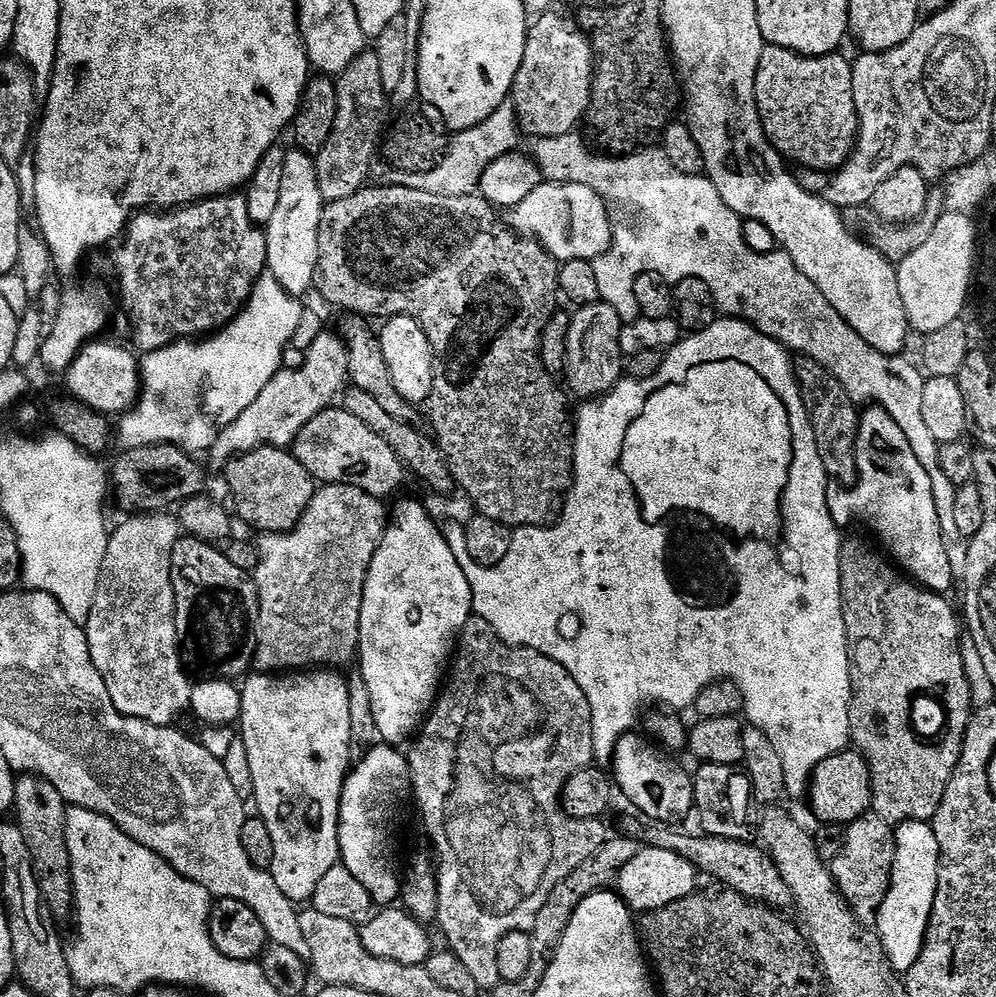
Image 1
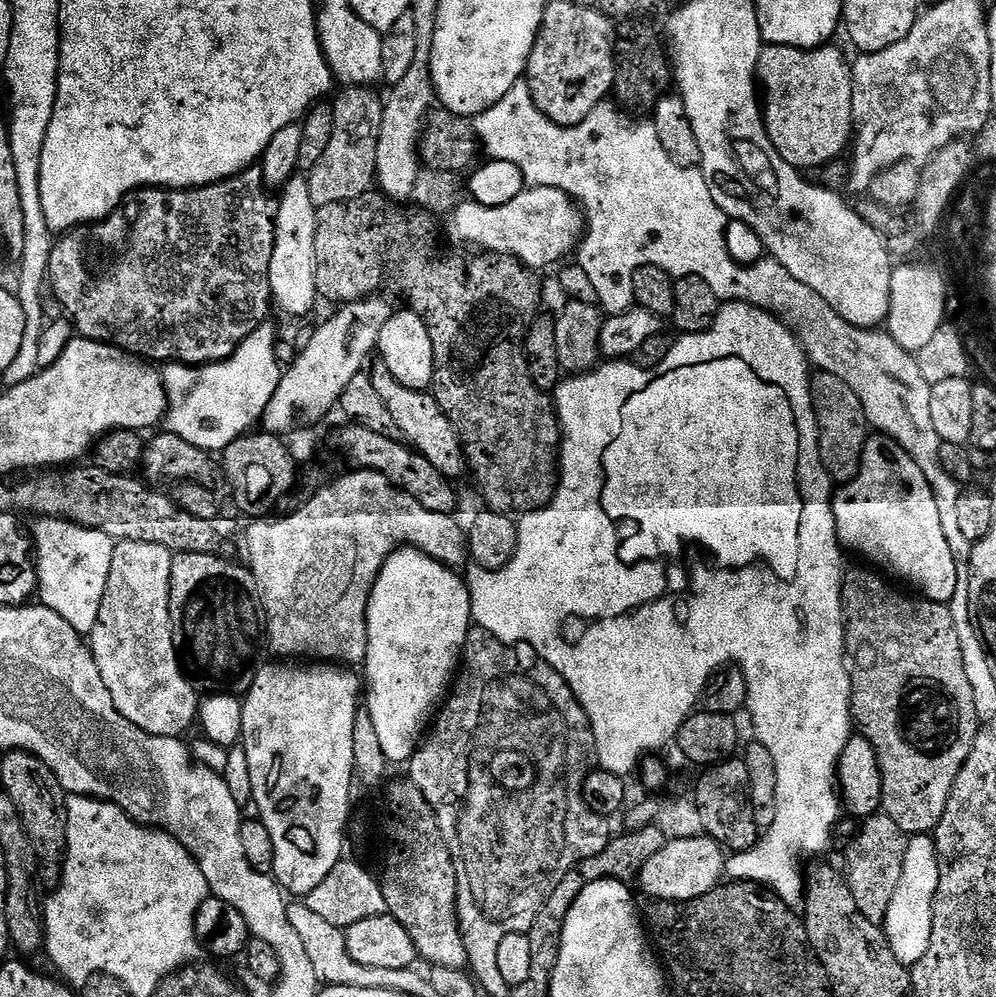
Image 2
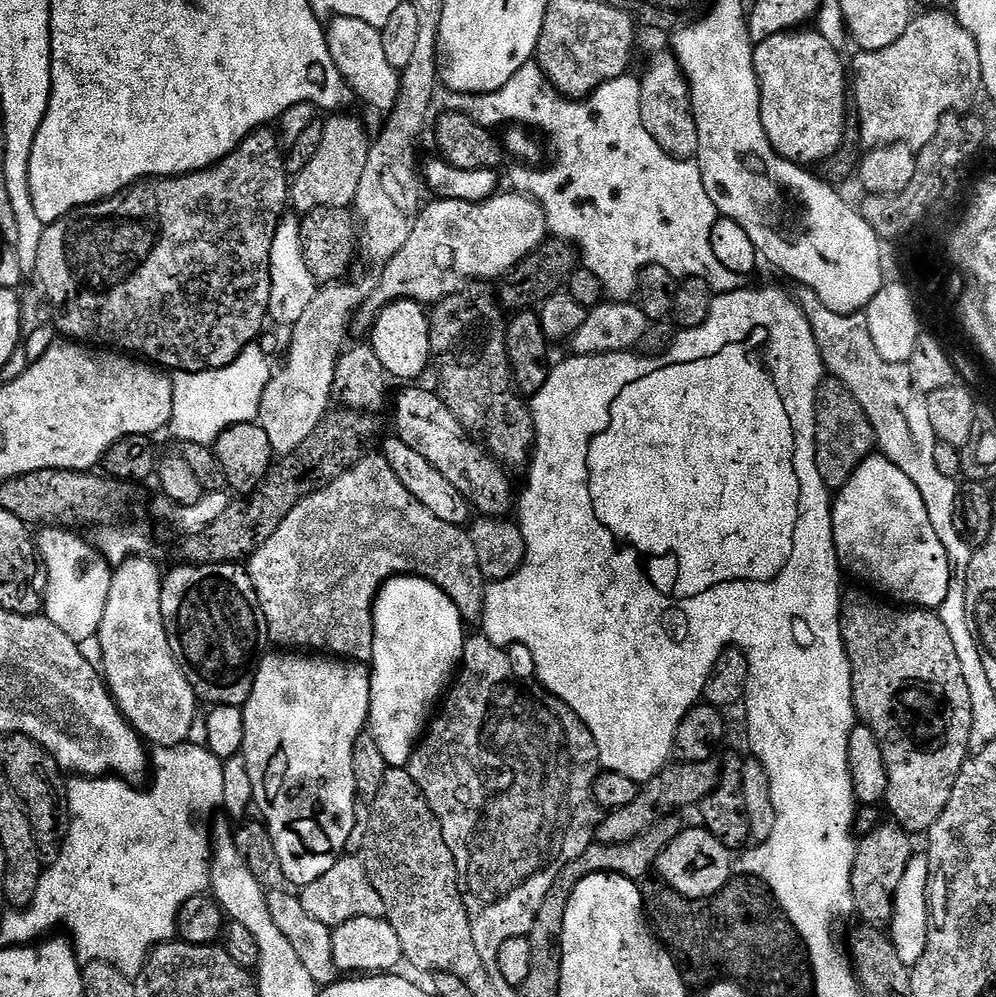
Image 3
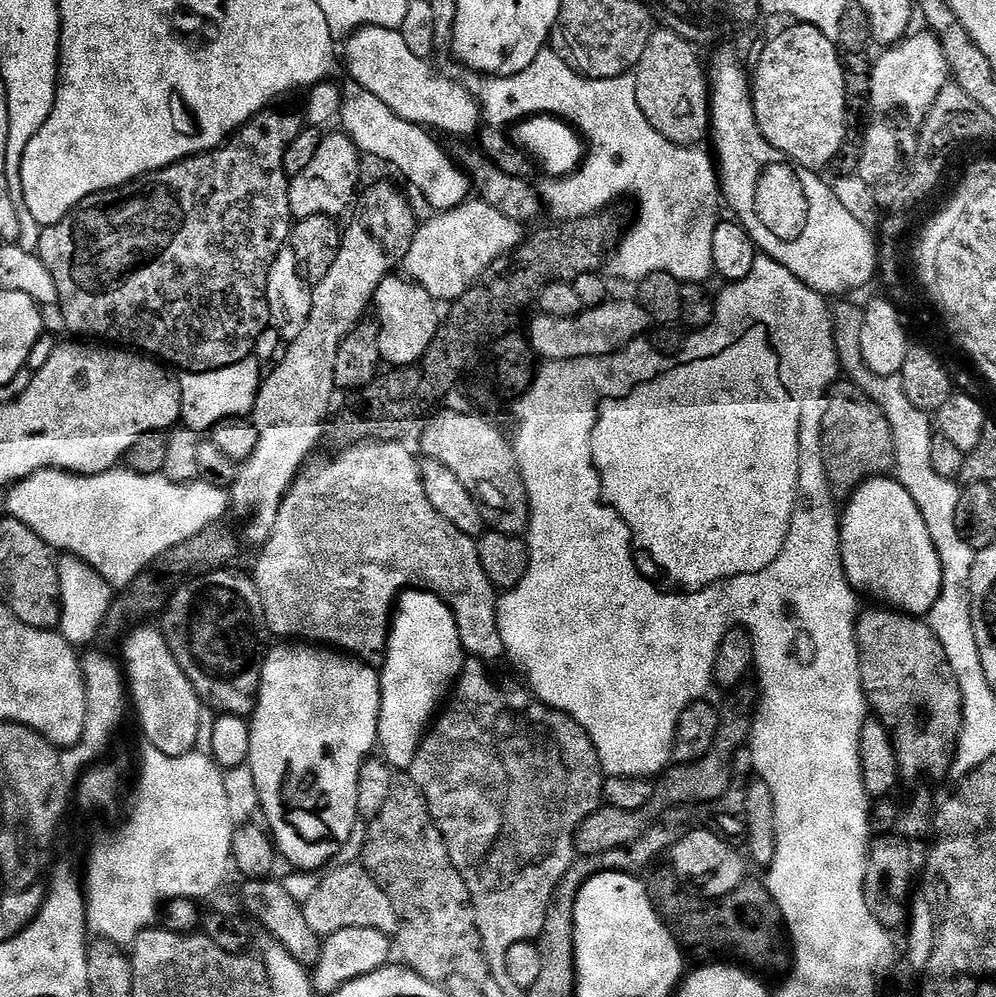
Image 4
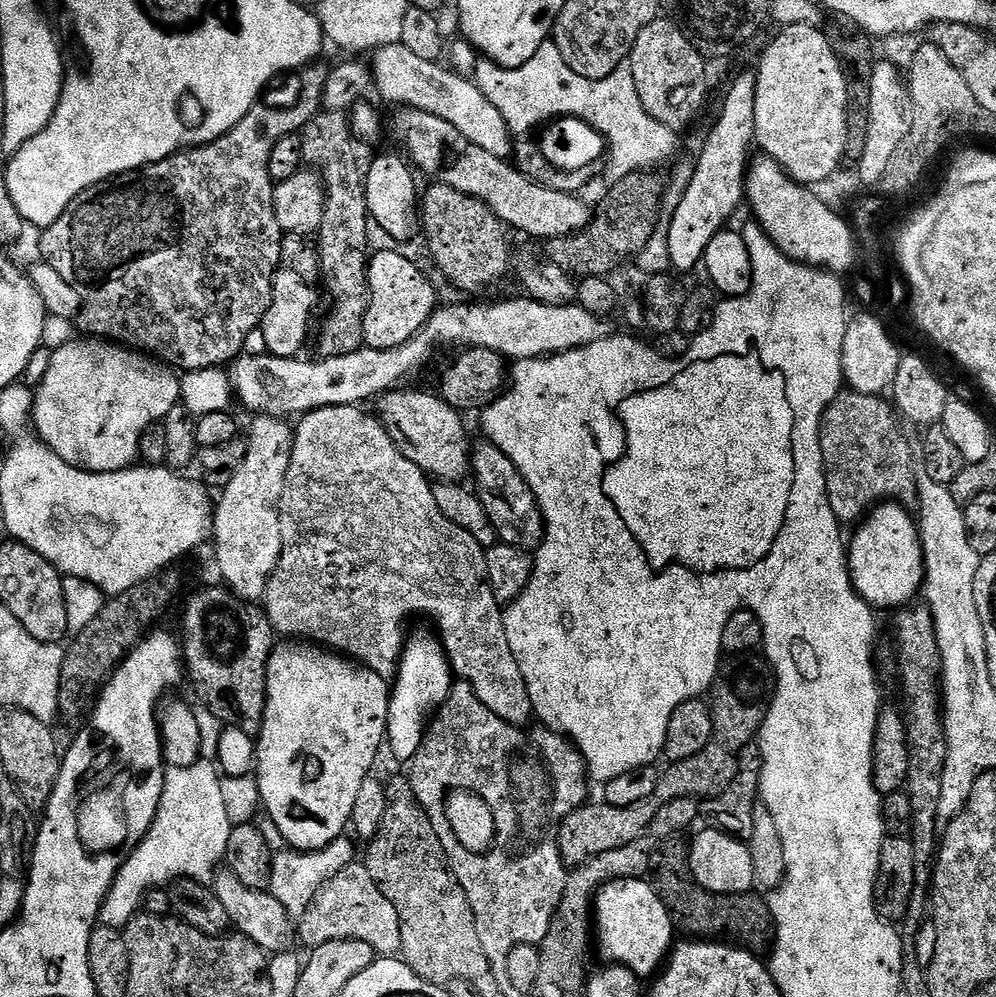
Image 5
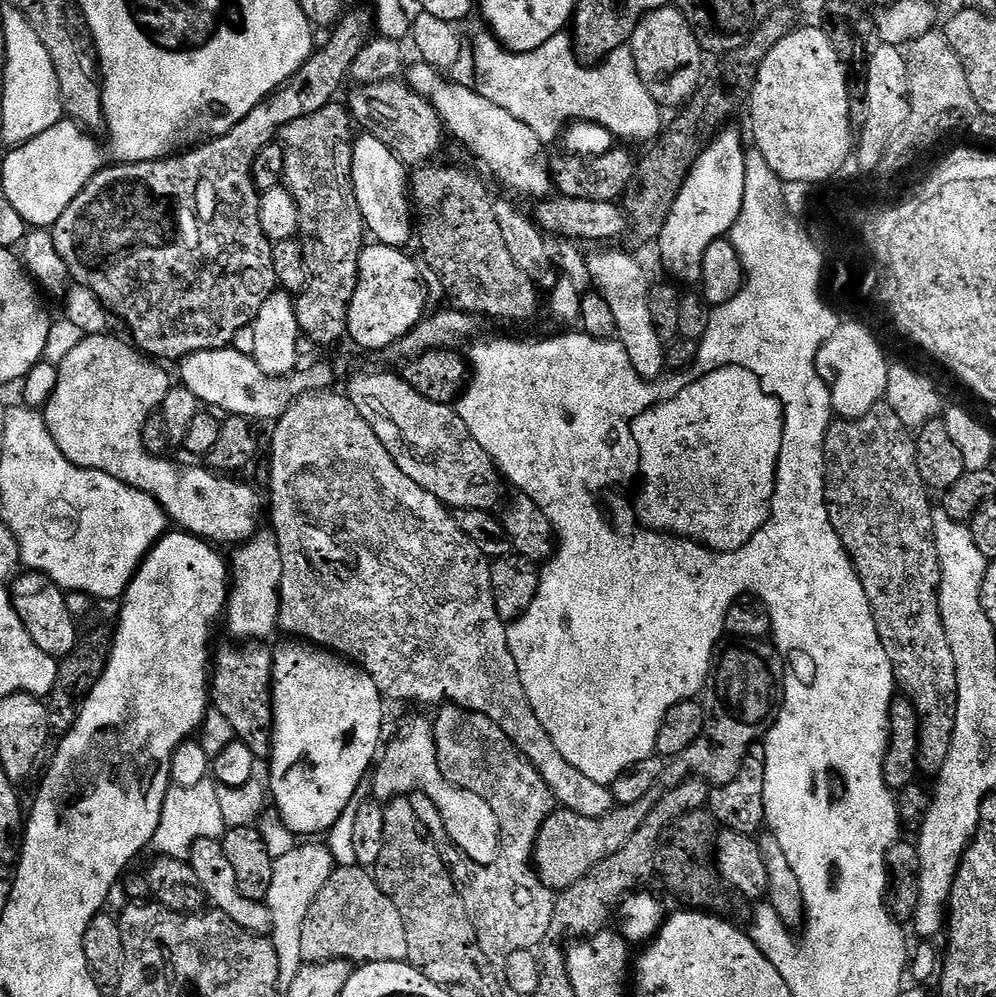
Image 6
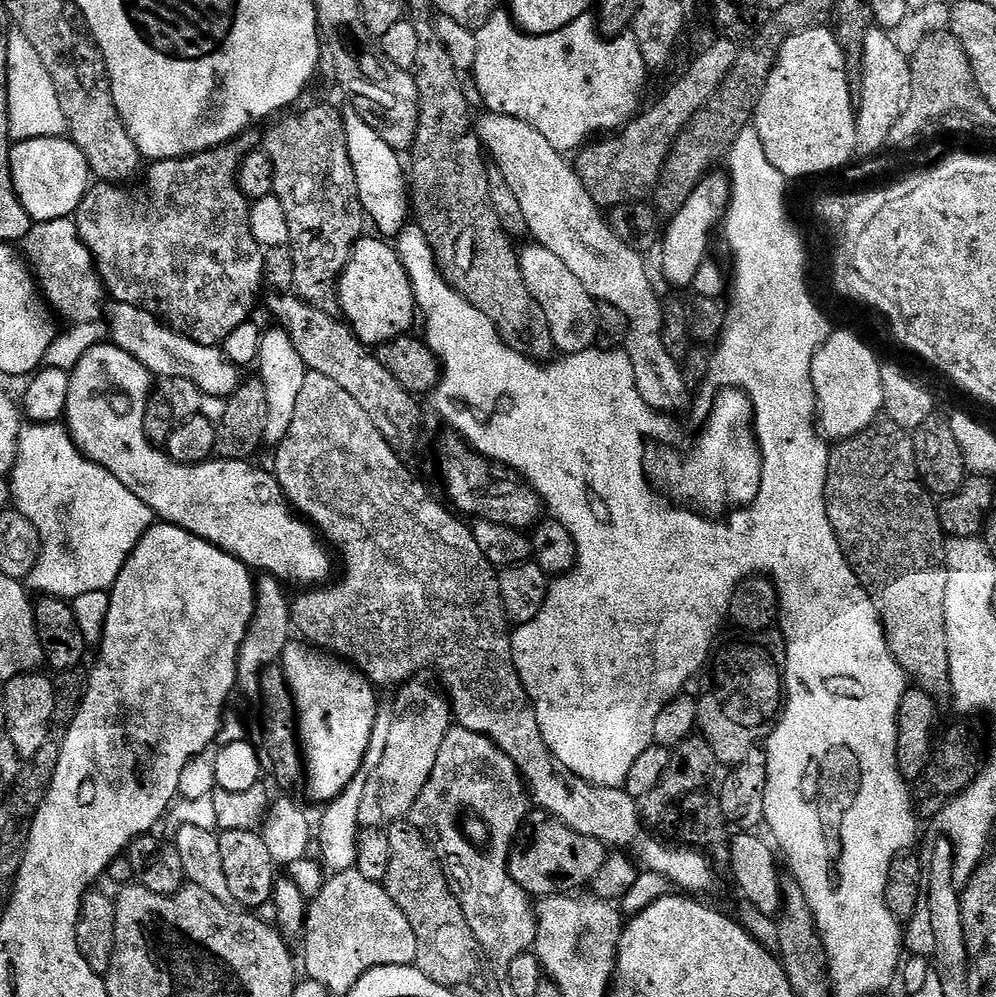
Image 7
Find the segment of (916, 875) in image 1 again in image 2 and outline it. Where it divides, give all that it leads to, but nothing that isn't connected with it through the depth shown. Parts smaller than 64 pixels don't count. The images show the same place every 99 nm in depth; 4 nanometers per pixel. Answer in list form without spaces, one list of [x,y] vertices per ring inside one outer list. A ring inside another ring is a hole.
[[[913,835],[908,842],[904,855],[902,882],[898,882],[898,890],[894,890],[894,898],[890,902],[890,910],[883,922],[884,933],[890,942],[890,950],[894,950],[894,958],[906,966],[911,966],[922,958],[924,948],[930,946],[930,930],[932,929],[932,903],[938,890],[938,874],[940,859],[936,853],[936,841],[931,835]]]

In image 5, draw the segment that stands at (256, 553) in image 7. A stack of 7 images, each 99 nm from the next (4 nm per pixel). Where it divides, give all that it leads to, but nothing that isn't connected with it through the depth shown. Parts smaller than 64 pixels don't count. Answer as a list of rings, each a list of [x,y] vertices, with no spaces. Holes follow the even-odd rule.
[[[73,338],[66,346],[53,351],[50,358],[50,370],[46,370],[46,378],[42,378],[42,382],[35,385],[34,399],[32,401],[34,431],[44,441],[44,445],[47,448],[54,450],[54,454],[58,454],[58,458],[62,458],[70,466],[82,469],[83,472],[117,472],[123,468],[131,468],[137,463],[140,454],[142,430],[146,430],[151,424],[161,423],[171,408],[181,403],[180,382],[181,377],[169,365],[139,350],[133,351],[133,349],[121,346],[111,340]]]

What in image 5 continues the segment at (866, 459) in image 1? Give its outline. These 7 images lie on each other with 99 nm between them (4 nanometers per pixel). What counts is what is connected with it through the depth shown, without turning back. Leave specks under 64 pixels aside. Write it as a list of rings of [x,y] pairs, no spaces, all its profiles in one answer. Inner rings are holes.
[[[881,502],[876,505],[875,508],[871,509],[865,515],[862,523],[855,529],[856,533],[853,534],[852,540],[850,536],[850,543],[846,548],[846,555],[848,557],[848,573],[852,576],[852,586],[856,589],[856,593],[867,602],[867,604],[872,605],[873,609],[880,610],[880,608],[892,608],[891,610],[900,610],[905,606],[911,605],[921,595],[924,586],[924,551],[922,550],[922,542],[920,541],[920,529],[918,527],[917,521],[914,519],[907,507],[903,504],[898,504],[895,502]]]

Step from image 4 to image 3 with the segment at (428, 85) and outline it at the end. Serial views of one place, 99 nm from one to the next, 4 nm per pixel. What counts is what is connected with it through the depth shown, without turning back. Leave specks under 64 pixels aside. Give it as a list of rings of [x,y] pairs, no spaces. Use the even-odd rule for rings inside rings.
[[[345,16],[331,17],[327,21],[326,31],[334,66],[338,66],[343,80],[349,83],[355,95],[361,101],[364,99],[370,107],[377,108],[381,114],[391,112],[400,97],[402,76],[392,65],[390,58],[386,58],[383,31],[358,18],[346,18]]]

